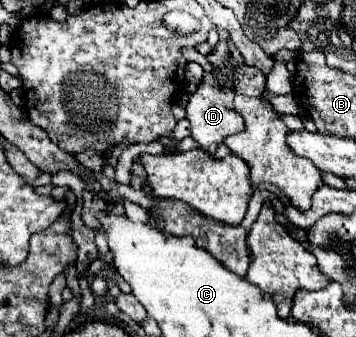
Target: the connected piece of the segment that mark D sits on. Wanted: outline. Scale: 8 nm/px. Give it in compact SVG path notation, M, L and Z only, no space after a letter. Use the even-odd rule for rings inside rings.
M218 43L212 49L212 53L206 55L206 59L210 59L214 71L204 71L204 77L198 83L198 89L190 95L190 101L186 105L186 119L190 121L190 131L192 131L192 137L198 141L198 145L206 153L214 155L214 151L222 143L222 139L242 131L244 119L238 111L234 111L234 105L232 105L234 95L236 95L234 93L234 69L236 69L236 65L234 65L234 59L232 59L228 45Z

